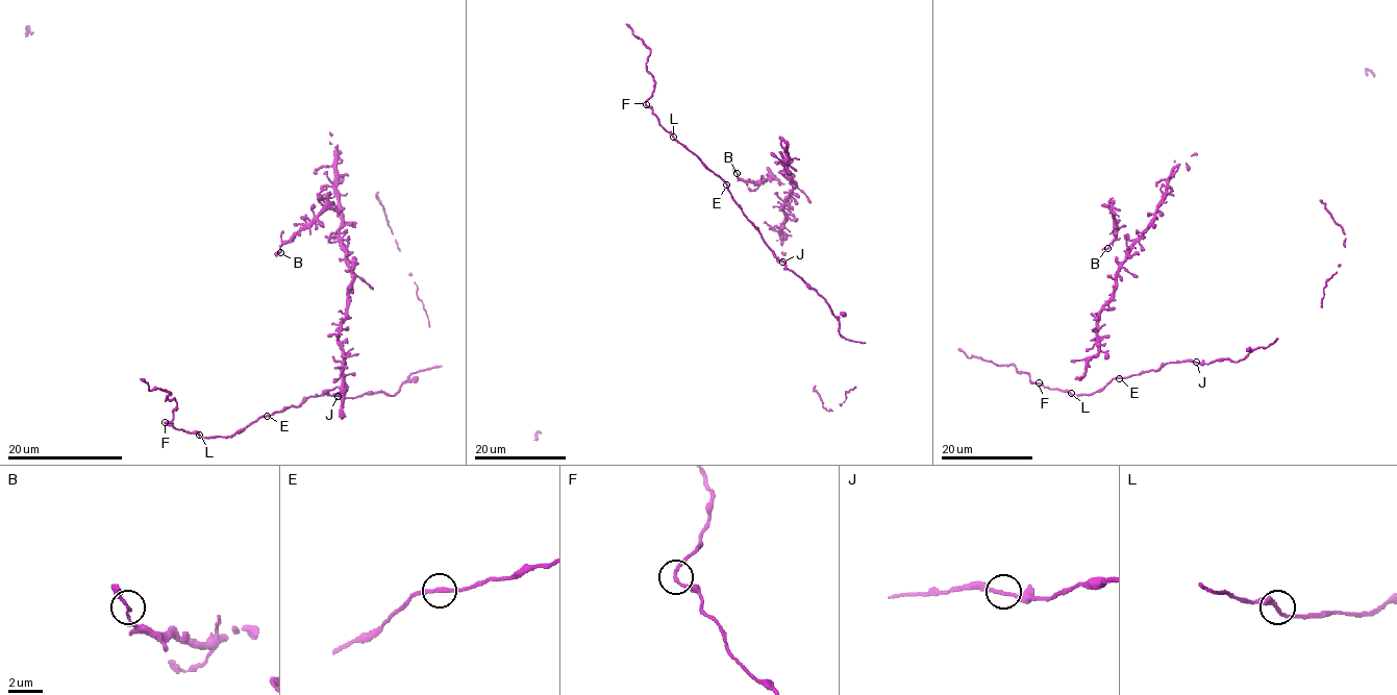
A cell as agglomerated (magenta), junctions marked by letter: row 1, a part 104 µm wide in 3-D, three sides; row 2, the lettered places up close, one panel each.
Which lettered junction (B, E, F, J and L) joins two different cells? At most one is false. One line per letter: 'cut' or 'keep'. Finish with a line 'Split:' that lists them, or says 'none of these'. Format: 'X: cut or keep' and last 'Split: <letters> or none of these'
B: keep
E: keep
F: keep
J: keep
L: keep
Split: none of these

